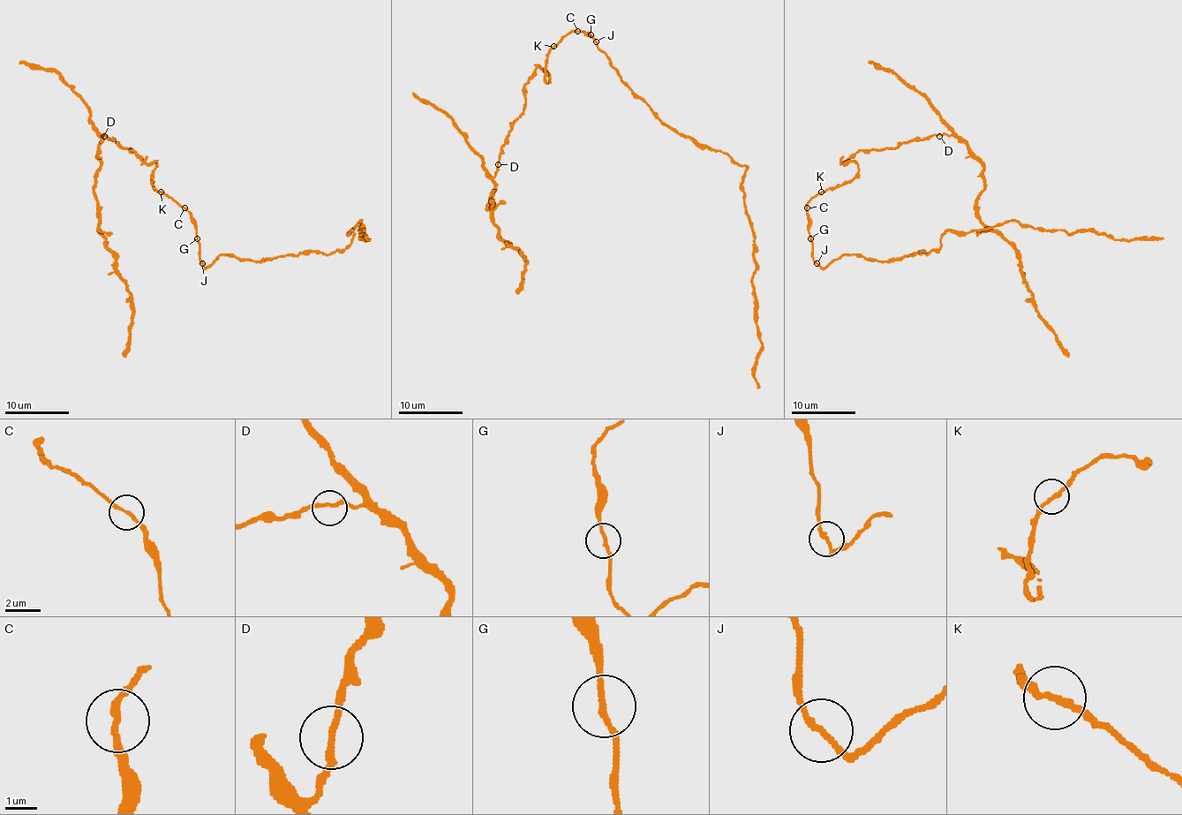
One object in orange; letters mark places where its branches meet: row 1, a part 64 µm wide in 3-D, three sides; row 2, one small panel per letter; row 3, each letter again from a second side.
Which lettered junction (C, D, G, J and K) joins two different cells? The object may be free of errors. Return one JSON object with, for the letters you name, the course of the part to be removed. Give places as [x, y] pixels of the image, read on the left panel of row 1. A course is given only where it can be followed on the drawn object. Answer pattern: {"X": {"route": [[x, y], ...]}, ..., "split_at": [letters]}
{"split_at": []}

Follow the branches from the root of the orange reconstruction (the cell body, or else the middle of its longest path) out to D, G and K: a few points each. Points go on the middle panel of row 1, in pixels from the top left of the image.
D: (577, 31), (567, 34), (550, 50), (545, 64), (549, 82), (541, 68), (526, 82), (524, 109), (498, 164)
G: (577, 31), (590, 34)
K: (577, 31), (571, 31), (553, 46)

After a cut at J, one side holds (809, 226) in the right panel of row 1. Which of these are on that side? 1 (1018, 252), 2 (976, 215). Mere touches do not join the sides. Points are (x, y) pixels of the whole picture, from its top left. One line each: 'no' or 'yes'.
1: yes
2: yes

